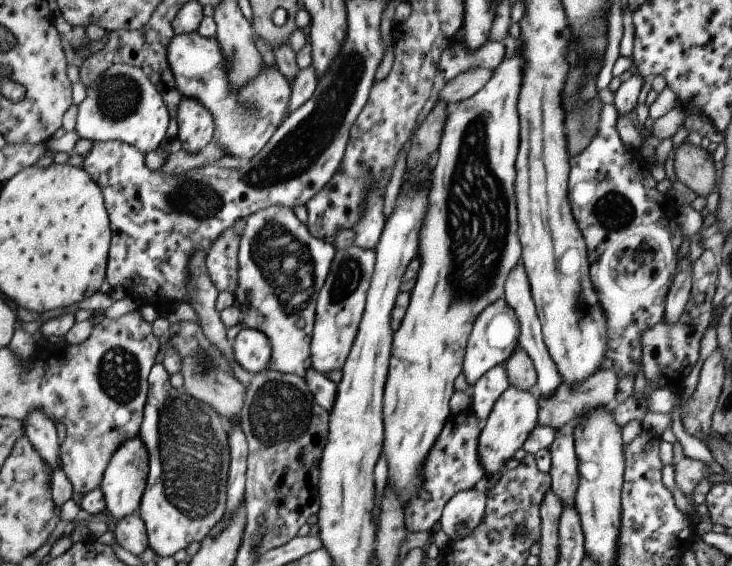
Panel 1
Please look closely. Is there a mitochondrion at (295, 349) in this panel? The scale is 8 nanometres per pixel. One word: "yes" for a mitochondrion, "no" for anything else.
no

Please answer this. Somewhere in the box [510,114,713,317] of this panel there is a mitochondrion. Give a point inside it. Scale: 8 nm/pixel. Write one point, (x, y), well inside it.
(600, 212)

